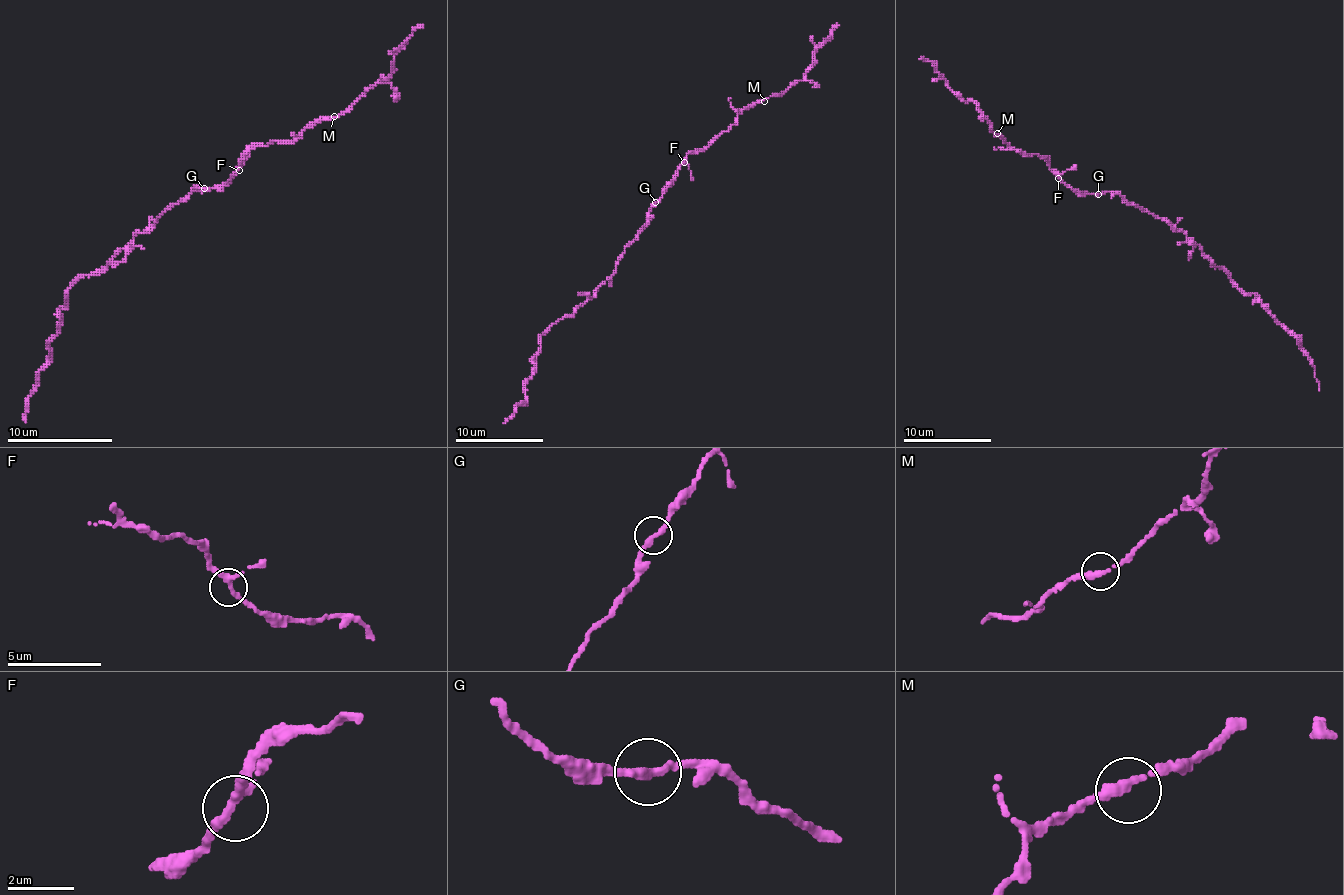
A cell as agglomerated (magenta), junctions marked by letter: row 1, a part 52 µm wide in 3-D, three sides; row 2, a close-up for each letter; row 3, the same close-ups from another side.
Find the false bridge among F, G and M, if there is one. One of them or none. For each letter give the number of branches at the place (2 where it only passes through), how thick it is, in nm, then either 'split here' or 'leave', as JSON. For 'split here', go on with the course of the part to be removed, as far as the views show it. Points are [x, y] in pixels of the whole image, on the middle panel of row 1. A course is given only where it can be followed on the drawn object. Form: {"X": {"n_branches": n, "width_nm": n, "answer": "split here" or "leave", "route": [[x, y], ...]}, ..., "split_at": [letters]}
{"F": {"n_branches": 2, "width_nm": 320, "answer": "leave"}, "G": {"n_branches": 2, "width_nm": 280, "answer": "leave"}, "M": {"n_branches": 2, "width_nm": 300, "answer": "leave"}, "split_at": []}

